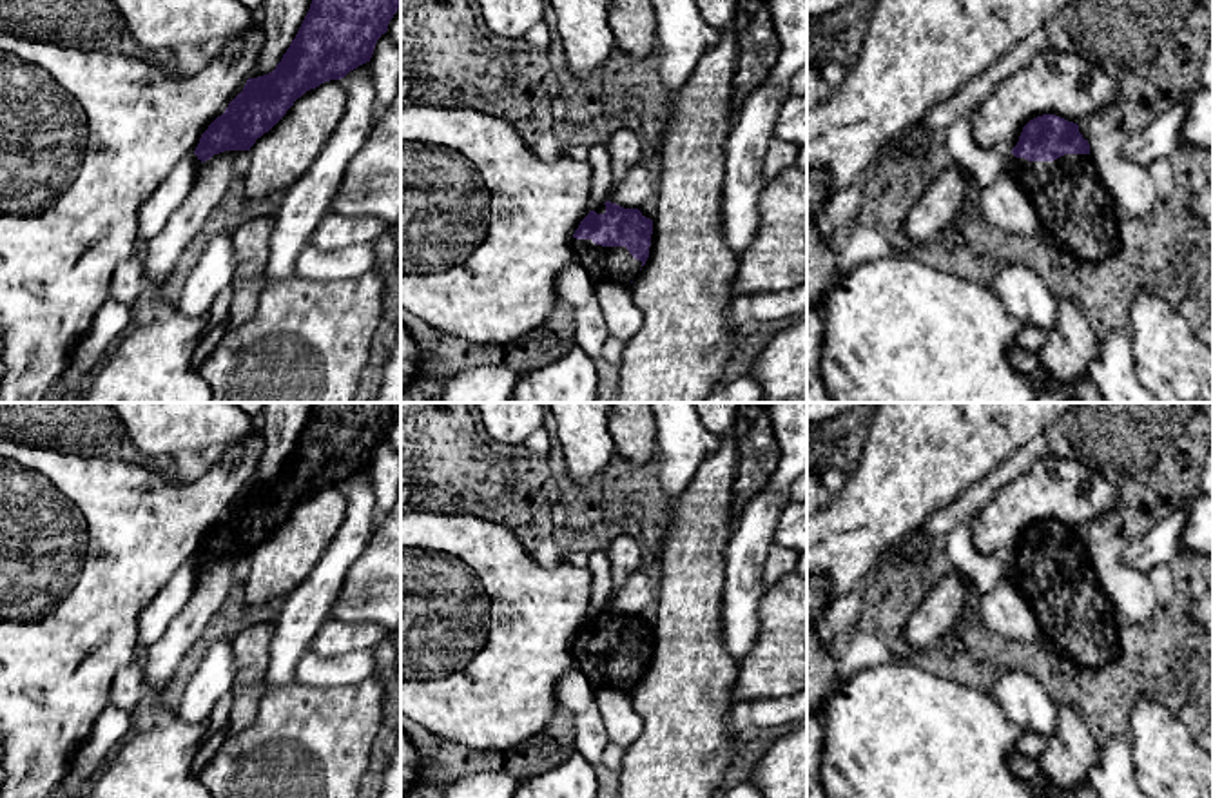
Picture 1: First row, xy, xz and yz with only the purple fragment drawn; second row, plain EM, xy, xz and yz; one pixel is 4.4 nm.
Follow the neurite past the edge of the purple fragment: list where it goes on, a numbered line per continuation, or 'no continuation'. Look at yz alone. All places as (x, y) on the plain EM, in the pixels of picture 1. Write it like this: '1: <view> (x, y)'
1: yz (1070, 606)

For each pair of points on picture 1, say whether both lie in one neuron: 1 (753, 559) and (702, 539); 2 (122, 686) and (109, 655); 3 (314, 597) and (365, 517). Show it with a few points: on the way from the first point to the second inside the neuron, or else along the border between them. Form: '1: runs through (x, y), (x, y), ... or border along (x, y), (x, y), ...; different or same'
1: border along (735, 523), (726, 548), (724, 592); different
2: border along (135, 661), (116, 673), (107, 700); different
3: runs through (327, 577), (352, 537); same

